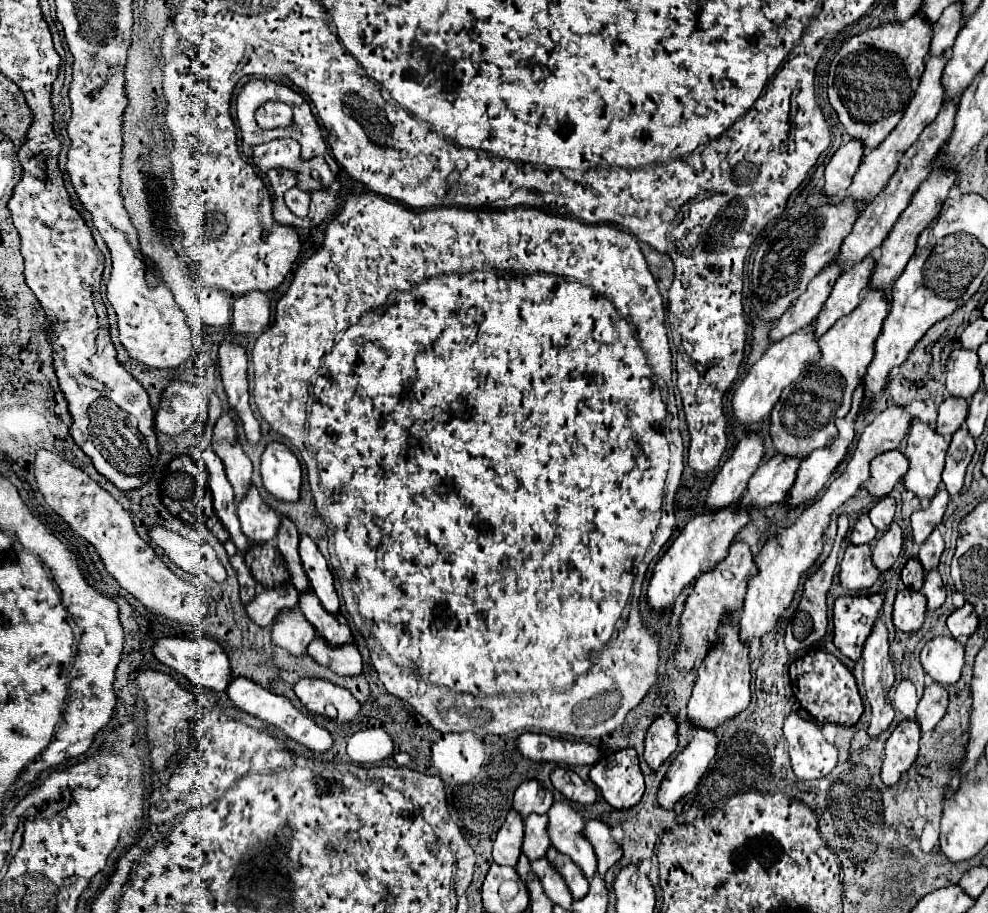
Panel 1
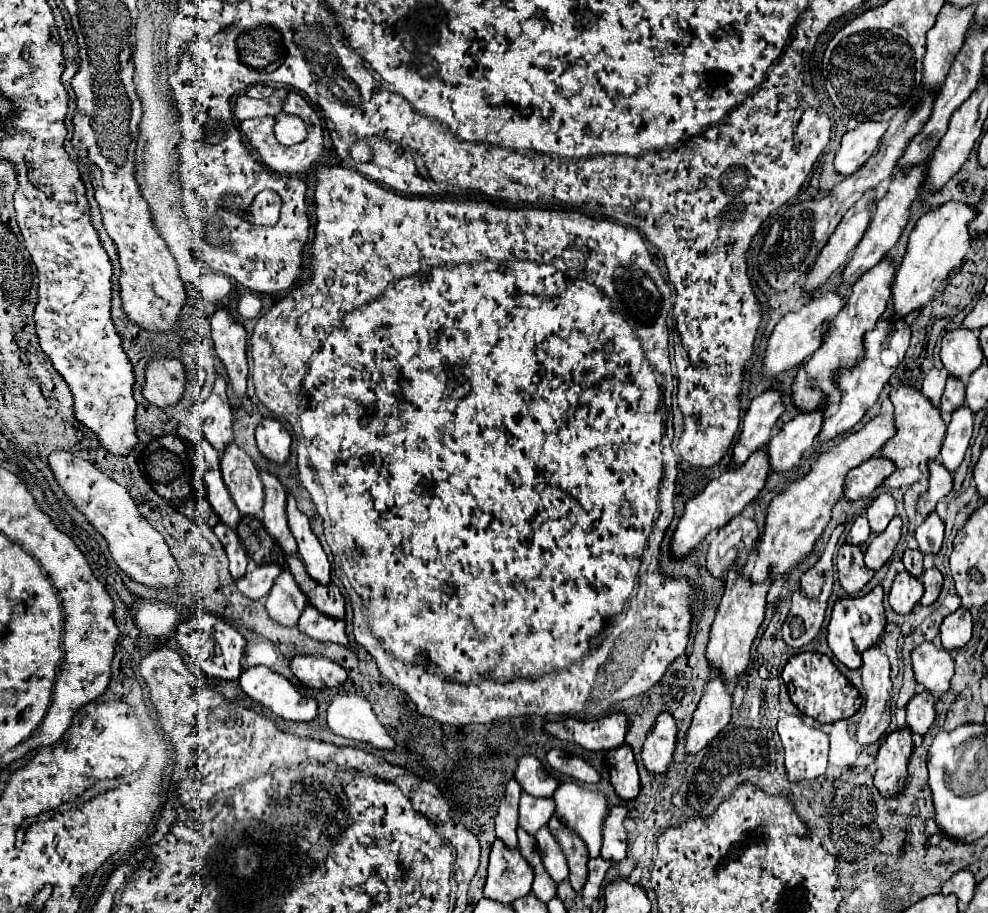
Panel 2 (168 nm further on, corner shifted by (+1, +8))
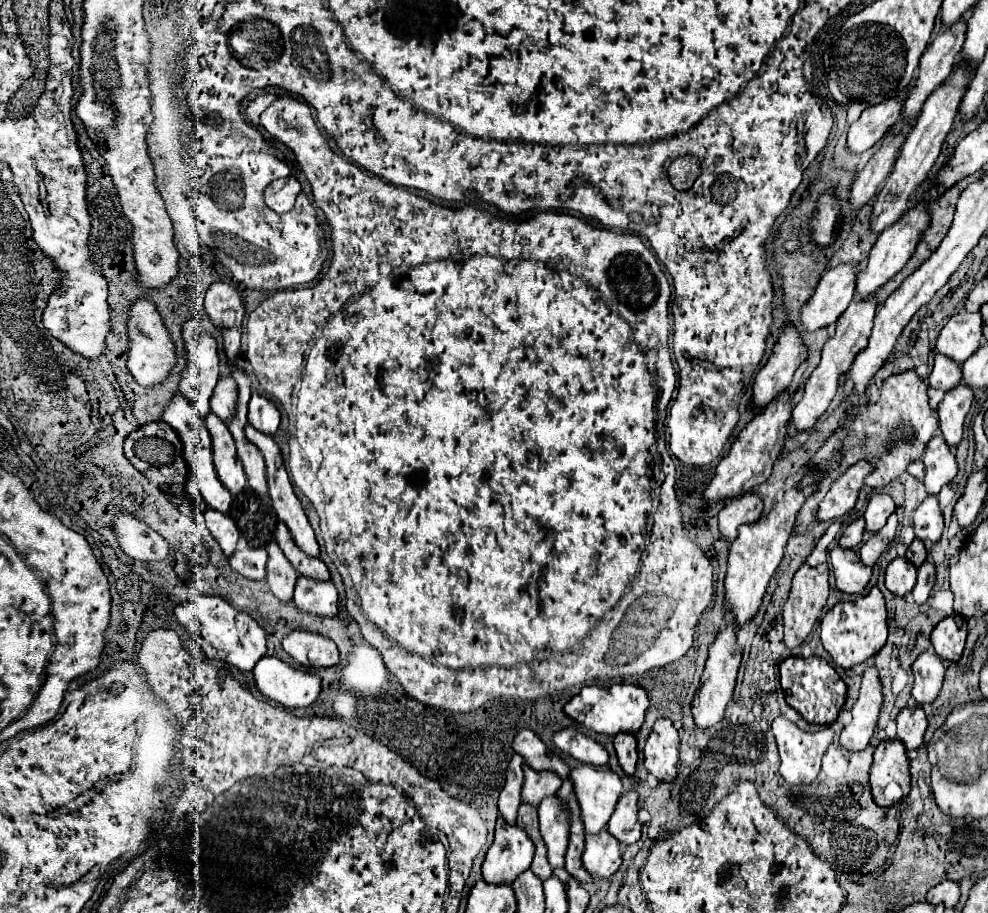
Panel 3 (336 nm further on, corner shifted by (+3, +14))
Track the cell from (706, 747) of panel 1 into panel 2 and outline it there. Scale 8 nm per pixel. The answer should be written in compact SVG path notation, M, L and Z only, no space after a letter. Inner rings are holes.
M720 677L706 685L706 691L694 711L690 729L686 733L686 755L696 755L702 751L728 723L730 723L732 697Z

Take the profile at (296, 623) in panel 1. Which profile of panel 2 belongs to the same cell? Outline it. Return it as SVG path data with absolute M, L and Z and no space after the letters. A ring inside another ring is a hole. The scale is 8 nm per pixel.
M284 567L282 575L276 579L270 595L266 599L266 611L272 621L282 623L284 627L298 625L298 619L306 607L306 595L302 595L300 587L294 583L288 567Z

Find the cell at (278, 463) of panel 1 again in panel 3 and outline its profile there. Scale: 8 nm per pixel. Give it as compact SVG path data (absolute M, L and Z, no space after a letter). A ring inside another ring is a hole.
M252 391L250 403L248 403L248 423L262 433L274 435L280 425L280 411L270 399Z

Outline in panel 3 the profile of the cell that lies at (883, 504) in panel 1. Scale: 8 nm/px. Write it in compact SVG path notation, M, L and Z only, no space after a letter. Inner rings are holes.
M874 495L864 511L864 519L866 519L866 529L870 533L876 533L884 527L886 519L894 513L894 501L890 495Z

